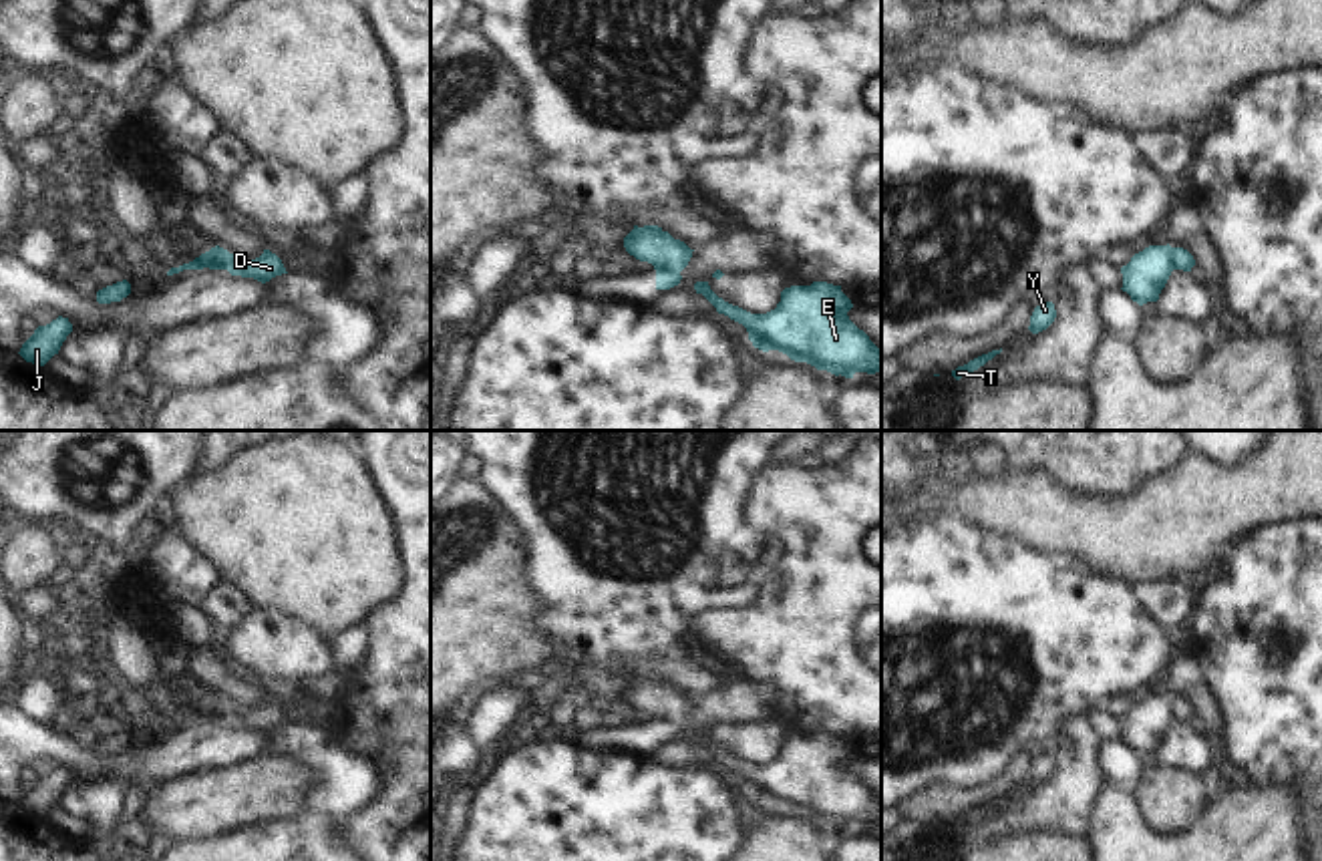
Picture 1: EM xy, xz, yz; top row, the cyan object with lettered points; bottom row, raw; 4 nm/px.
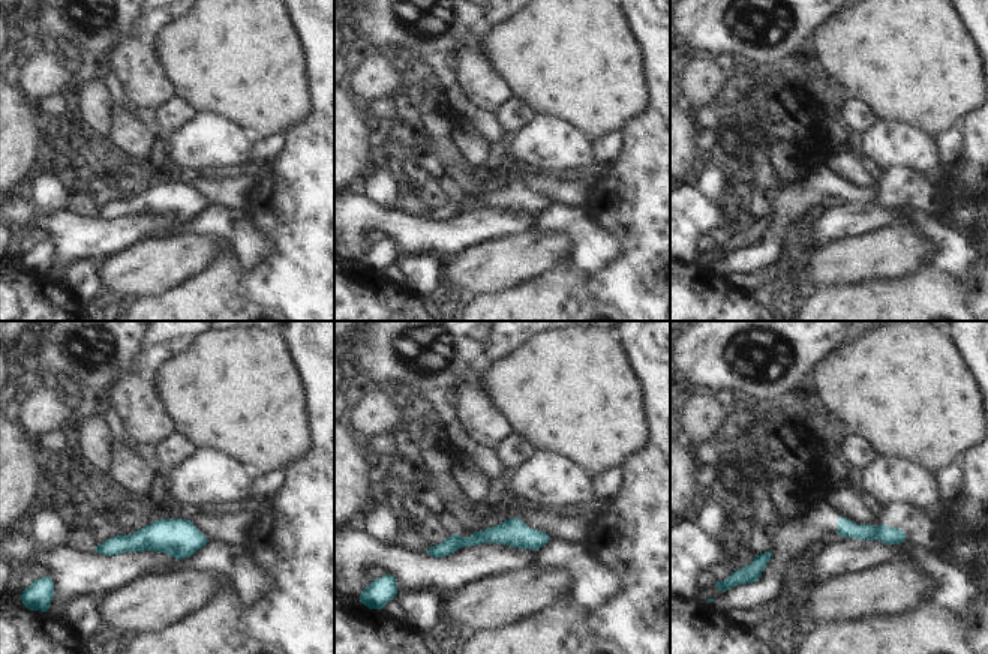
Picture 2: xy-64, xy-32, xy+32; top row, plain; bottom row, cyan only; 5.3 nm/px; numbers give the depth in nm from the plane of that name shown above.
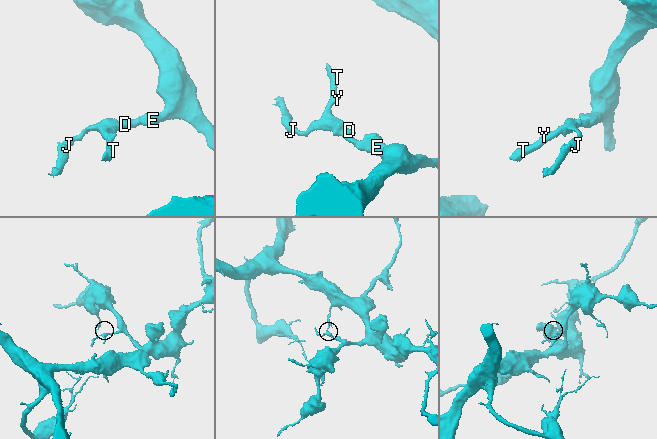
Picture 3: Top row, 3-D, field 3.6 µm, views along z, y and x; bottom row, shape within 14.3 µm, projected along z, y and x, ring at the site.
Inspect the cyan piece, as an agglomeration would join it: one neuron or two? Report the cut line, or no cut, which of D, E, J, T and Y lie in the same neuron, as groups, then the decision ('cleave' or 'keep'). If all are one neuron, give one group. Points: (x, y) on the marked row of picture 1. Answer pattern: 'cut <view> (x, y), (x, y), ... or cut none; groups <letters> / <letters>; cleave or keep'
cut xz (679, 270), (656, 274); groups D J T Y / E; cleave

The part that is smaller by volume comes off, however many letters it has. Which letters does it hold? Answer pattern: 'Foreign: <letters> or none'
Foreign: D, J, T, Y

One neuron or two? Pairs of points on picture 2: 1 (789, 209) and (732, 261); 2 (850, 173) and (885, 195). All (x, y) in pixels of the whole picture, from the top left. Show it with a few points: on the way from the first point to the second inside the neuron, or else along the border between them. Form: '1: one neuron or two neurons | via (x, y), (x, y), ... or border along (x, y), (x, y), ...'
1: one neuron | via (780, 227), (772, 239), (750, 260)
2: two neurons | border along (879, 180), (876, 188)

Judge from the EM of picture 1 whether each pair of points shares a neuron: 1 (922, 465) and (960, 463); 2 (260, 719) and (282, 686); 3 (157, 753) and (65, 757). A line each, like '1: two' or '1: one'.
1: one
2: one
3: one

